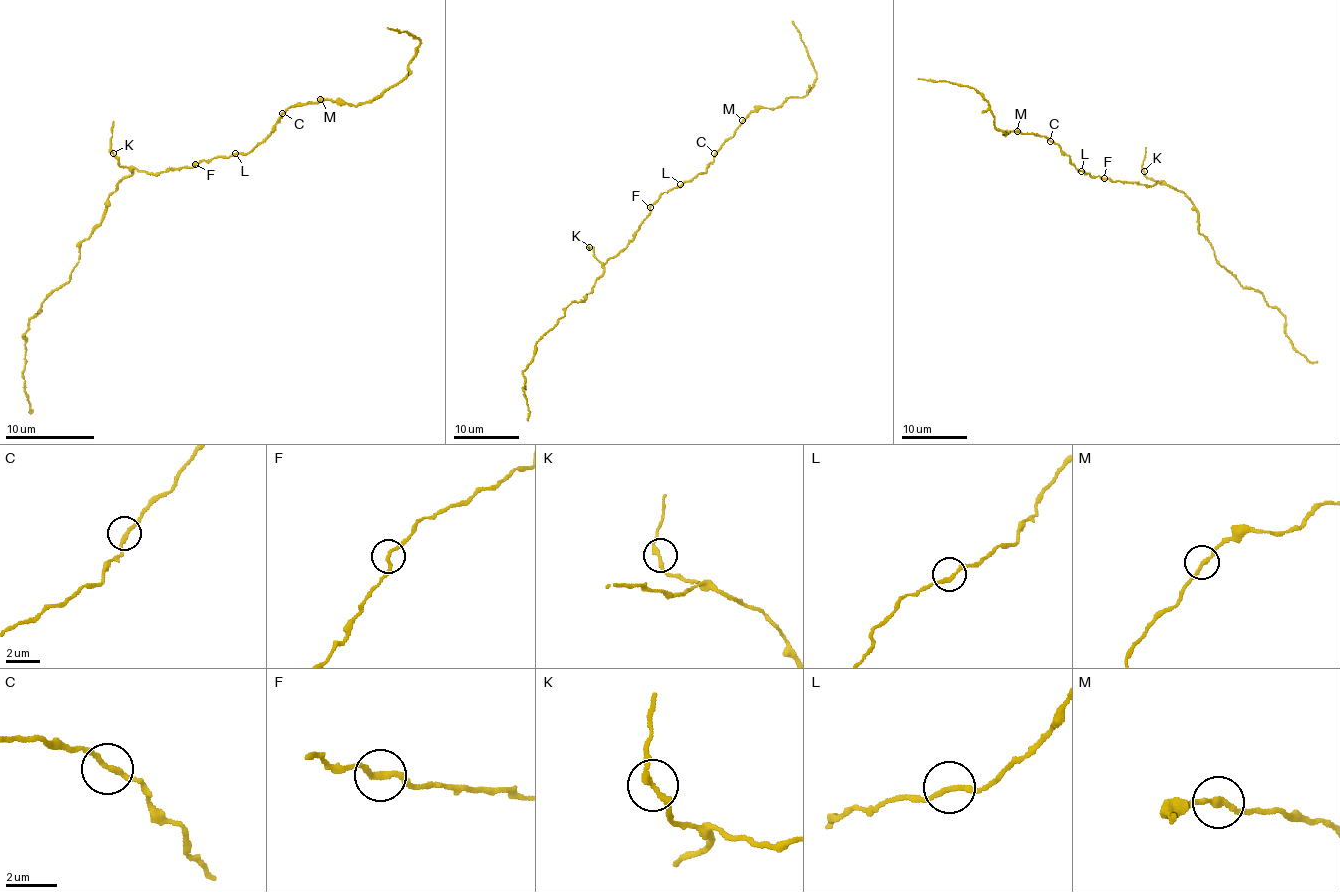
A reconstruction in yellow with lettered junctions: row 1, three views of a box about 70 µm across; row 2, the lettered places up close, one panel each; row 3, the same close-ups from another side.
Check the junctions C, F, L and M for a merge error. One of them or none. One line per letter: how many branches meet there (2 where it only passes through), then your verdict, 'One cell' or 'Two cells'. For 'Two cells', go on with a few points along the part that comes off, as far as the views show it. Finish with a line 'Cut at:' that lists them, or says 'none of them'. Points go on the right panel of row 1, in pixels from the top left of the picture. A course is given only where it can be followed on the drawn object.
C: Branches: 2. One cell
F: Branches: 2. One cell
L: Branches: 2. One cell
M: Branches: 2. One cell
Cut at: none of them

